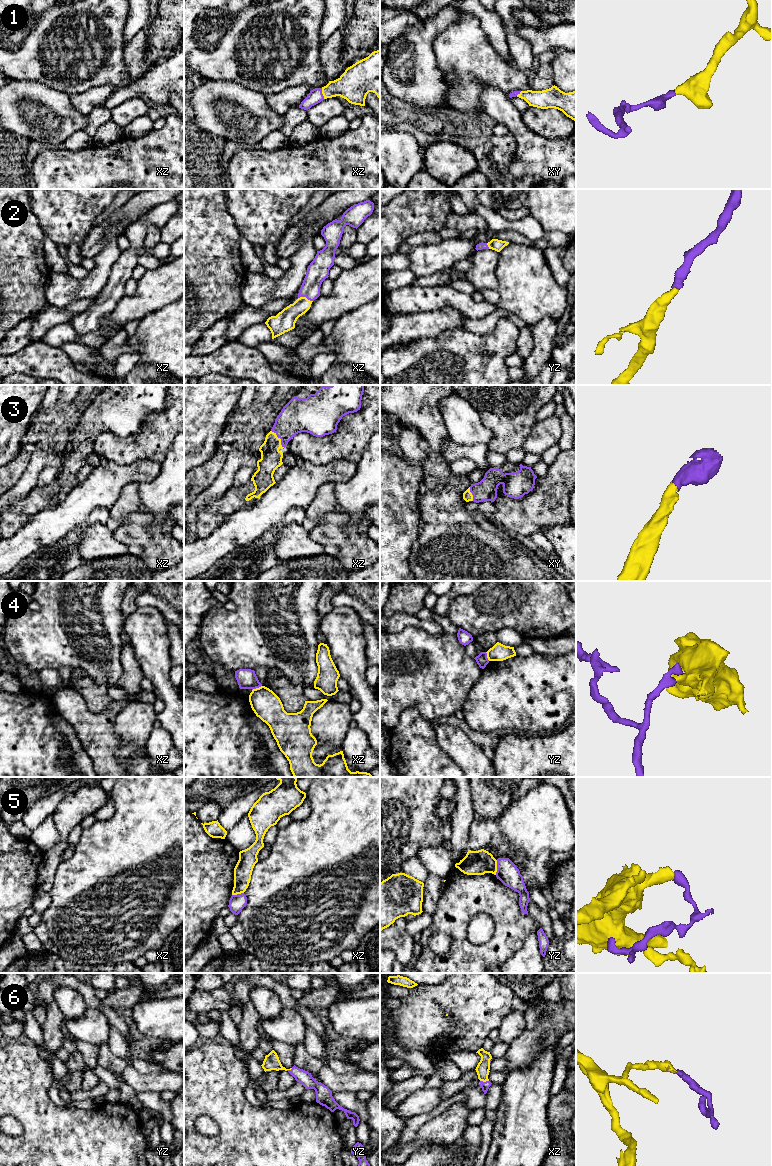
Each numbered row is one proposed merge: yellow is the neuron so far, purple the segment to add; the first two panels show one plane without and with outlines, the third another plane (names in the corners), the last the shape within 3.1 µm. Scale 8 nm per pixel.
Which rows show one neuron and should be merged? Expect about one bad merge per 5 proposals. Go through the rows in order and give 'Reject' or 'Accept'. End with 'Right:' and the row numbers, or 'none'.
1: Accept
2: Accept
3: Accept
4: Reject
5: Accept
6: Accept
Right: 1, 2, 3, 5, 6

